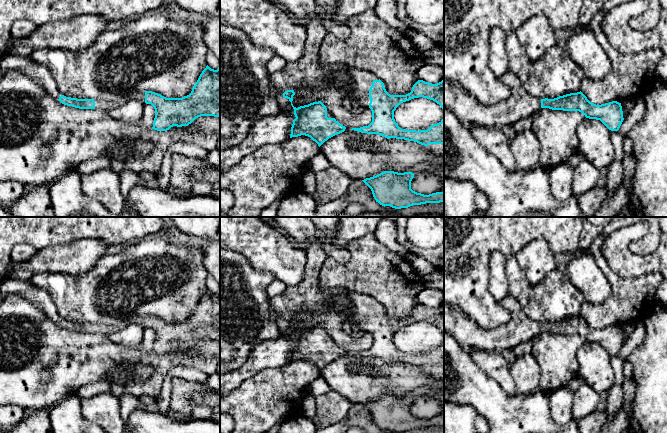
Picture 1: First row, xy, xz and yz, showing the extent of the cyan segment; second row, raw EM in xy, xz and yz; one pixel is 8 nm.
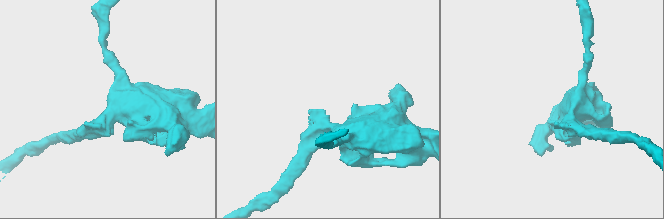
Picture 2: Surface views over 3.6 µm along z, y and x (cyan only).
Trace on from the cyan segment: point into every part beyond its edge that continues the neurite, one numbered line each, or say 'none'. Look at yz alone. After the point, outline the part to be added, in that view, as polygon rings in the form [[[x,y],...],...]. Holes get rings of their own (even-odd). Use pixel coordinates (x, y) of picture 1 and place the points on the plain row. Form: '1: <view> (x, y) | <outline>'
1: yz (520, 328) | [[[508,295],[497,303],[509,311],[511,319],[508,323],[494,329],[480,327],[459,310],[444,303],[444,331],[453,336],[464,349],[479,349],[497,353],[513,350],[519,344],[531,341],[537,334],[541,333],[541,323],[530,319],[513,296]]]

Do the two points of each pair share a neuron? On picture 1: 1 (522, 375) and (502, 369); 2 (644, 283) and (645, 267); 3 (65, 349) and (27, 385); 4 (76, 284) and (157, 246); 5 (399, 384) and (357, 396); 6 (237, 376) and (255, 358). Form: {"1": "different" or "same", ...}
{"1": "different", "2": "different", "3": "same", "4": "same", "5": "same", "6": "same"}

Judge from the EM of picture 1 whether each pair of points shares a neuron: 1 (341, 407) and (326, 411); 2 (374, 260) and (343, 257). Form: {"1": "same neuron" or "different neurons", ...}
{"1": "same neuron", "2": "different neurons"}

